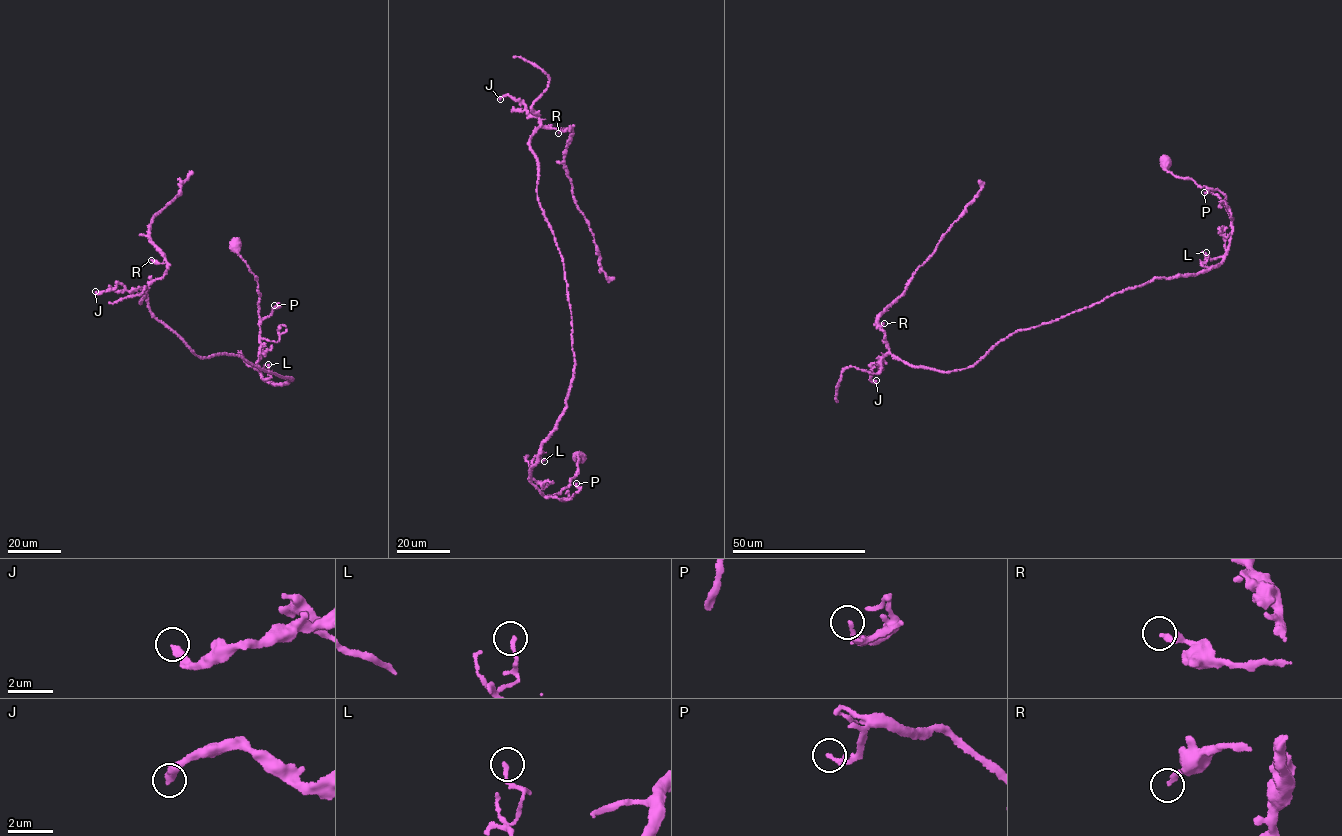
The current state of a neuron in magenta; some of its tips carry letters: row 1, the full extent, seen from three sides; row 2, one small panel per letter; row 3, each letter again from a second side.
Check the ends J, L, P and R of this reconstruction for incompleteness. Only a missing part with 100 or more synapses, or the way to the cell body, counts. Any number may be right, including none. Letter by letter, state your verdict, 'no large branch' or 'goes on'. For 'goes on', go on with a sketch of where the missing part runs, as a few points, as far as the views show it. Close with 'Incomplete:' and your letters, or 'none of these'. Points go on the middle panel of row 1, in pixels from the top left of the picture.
J: no large branch
L: no large branch
P: no large branch
R: no large branch
Incomplete: none of these

